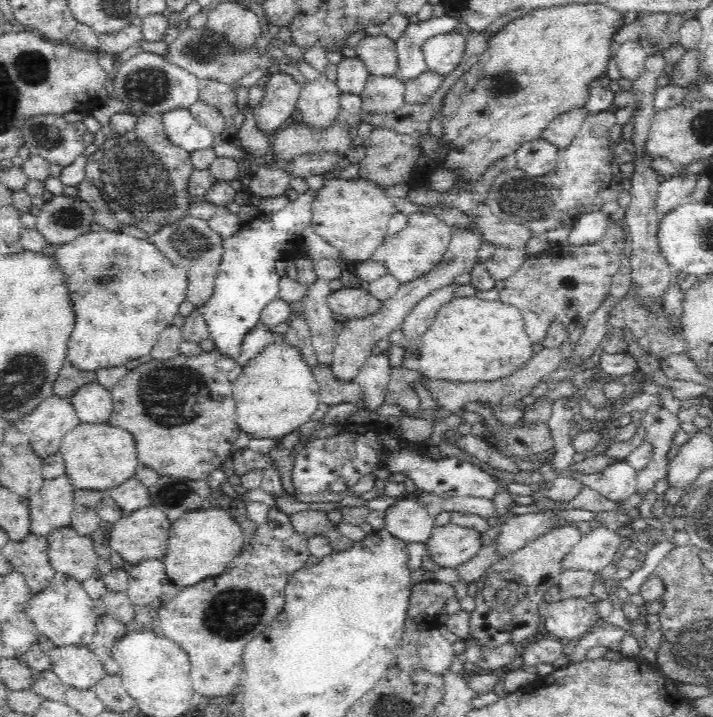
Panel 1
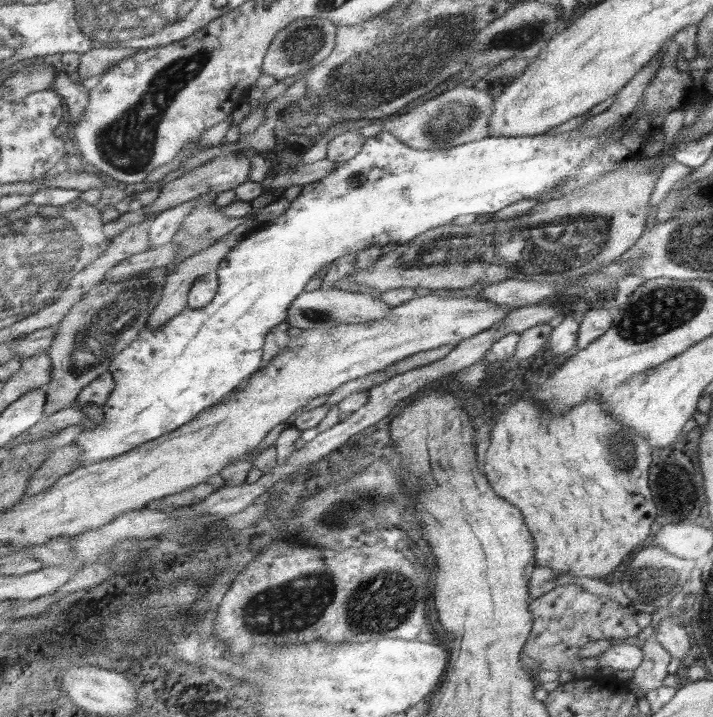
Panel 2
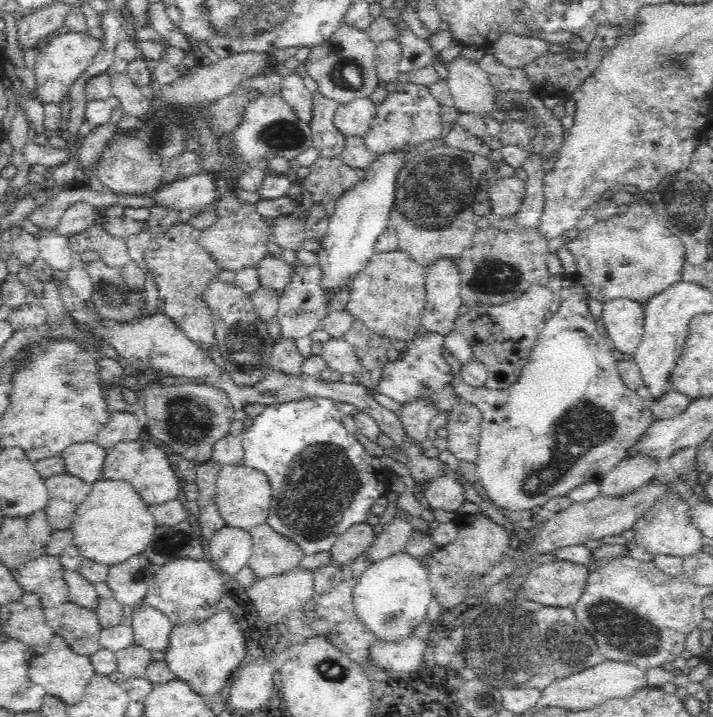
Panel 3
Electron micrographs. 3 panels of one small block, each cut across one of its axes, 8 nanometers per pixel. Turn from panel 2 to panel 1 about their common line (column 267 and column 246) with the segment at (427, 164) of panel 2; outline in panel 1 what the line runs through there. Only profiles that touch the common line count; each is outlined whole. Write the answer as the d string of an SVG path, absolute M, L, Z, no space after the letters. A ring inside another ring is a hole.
M307 189L299 194L295 201L278 212L263 214L261 217L244 223L238 234L223 240L223 254L216 274L214 292L210 298L198 306L196 310L205 320L212 336L215 348L219 353L234 360L241 356L244 350L245 338L255 329L261 320L261 312L265 306L279 296L281 276L276 271L276 260L288 259L291 255L301 253L303 247L302 230L311 224L312 207L317 195L316 190Z

